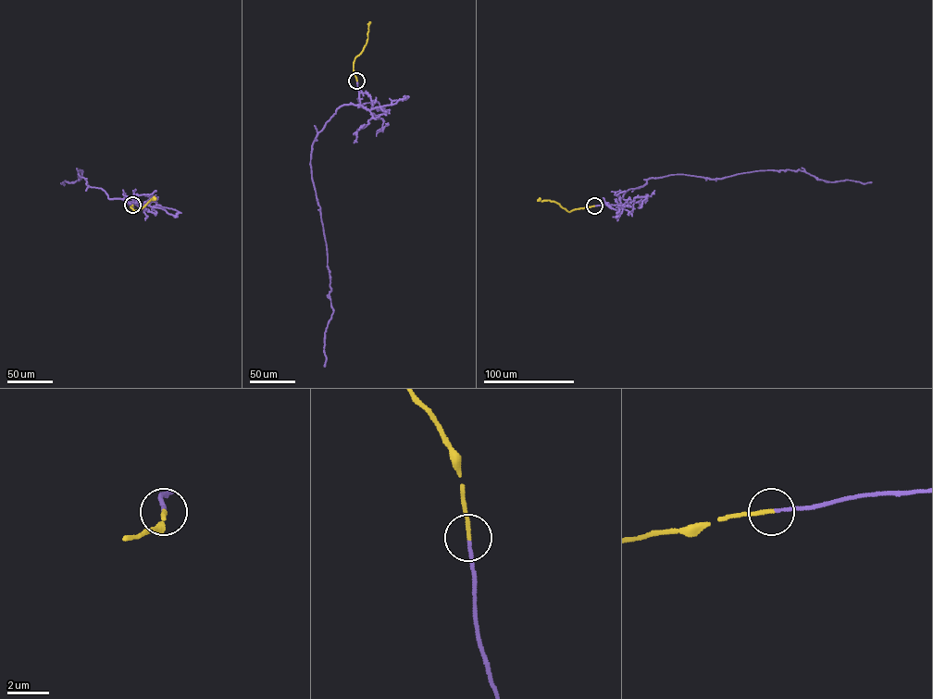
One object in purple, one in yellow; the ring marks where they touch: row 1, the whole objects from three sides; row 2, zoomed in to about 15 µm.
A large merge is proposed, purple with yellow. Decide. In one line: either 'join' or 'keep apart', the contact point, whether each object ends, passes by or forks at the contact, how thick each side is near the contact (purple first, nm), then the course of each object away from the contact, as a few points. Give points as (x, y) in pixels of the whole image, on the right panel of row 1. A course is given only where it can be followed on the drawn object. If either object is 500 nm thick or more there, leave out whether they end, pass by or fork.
join | (594, 205) | purple ends | yellow ends | 150/190 nm | purple via (594, 205), (617, 205), (615, 199), (628, 189), (673, 174), (714, 179), (798, 170), (826, 181), (871, 182) | yellow via (594, 205), (569, 212), (553, 201), (538, 200)

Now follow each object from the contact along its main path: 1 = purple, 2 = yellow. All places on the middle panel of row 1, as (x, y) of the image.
1: (356, 81), (360, 104), (343, 105), (337, 109), (313, 142), (310, 160), (333, 309), (325, 332), (324, 367)
2: (356, 81), (354, 62), (366, 44), (370, 21)

